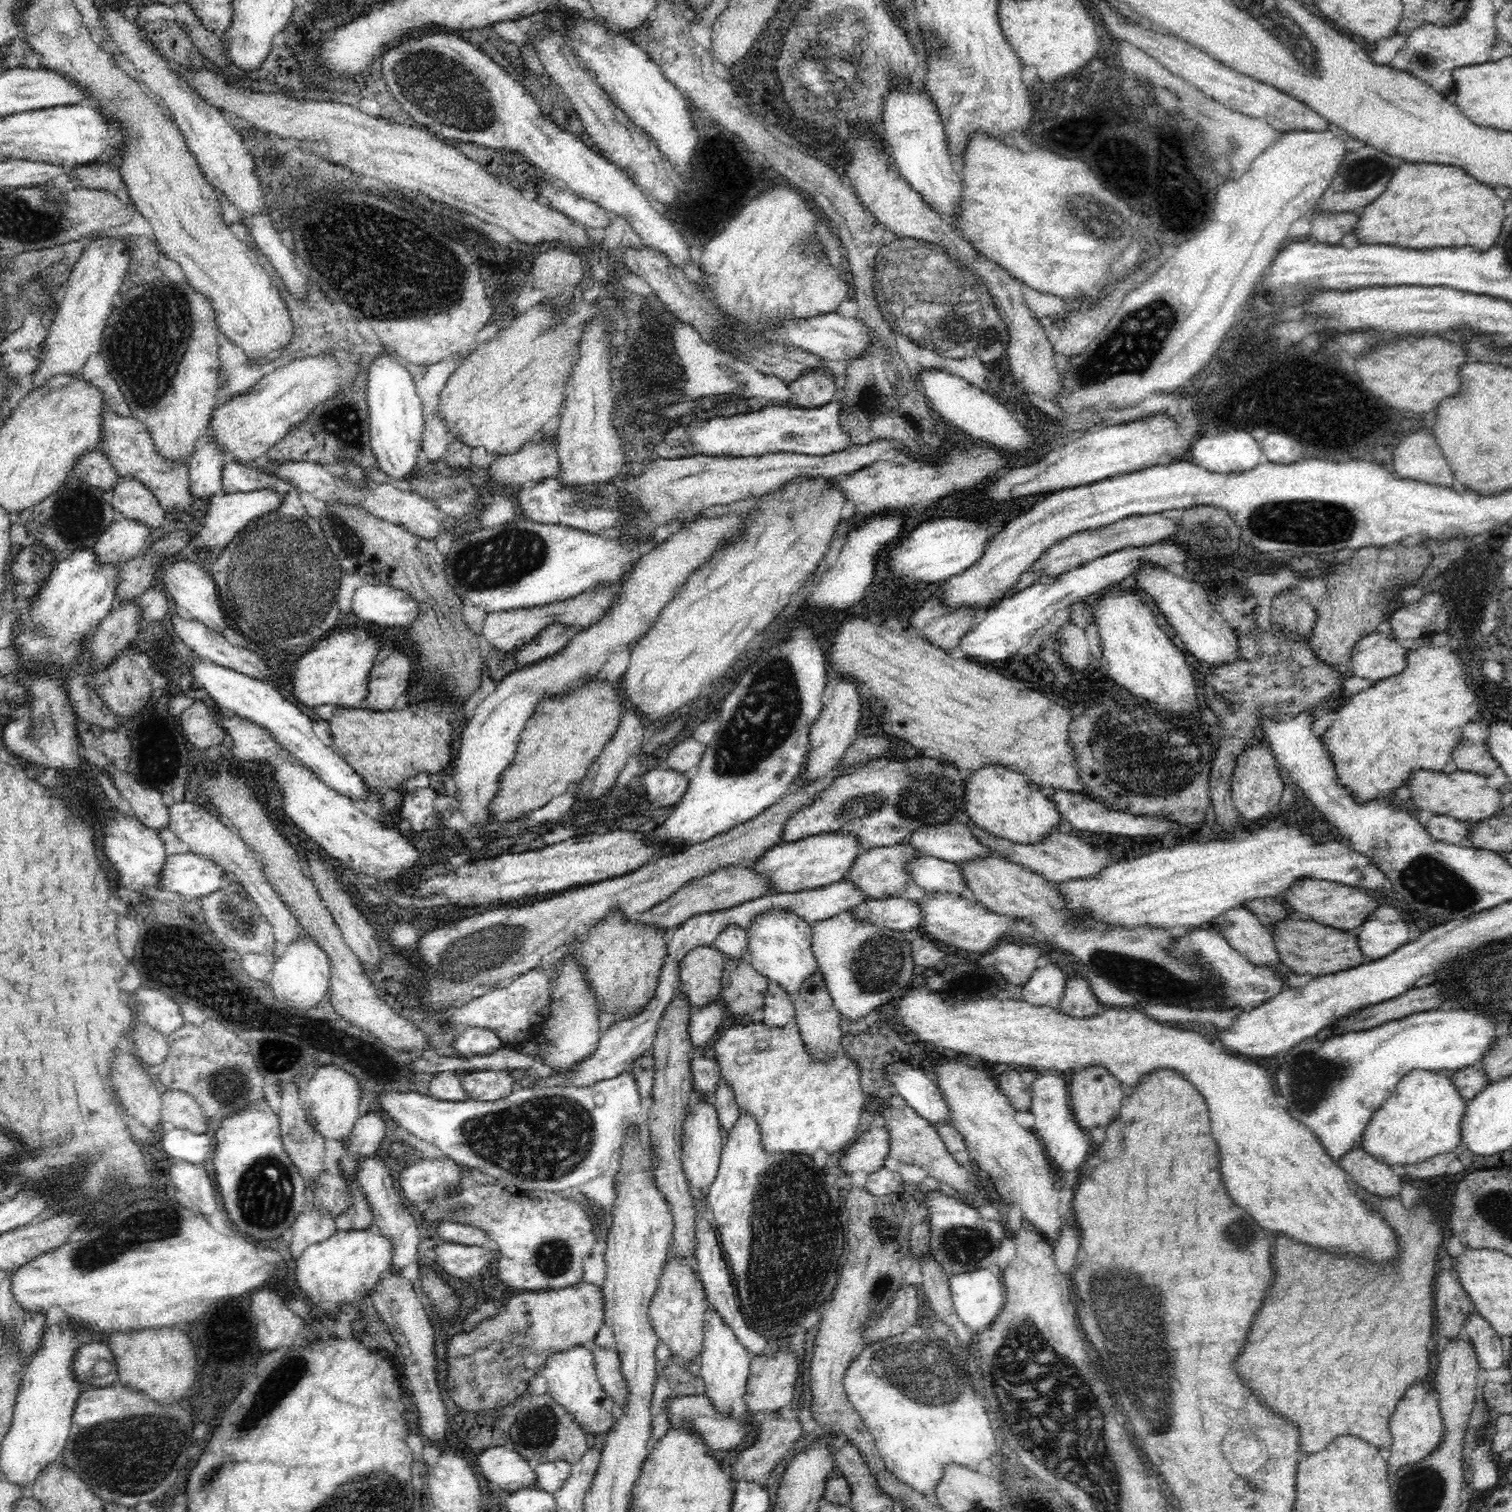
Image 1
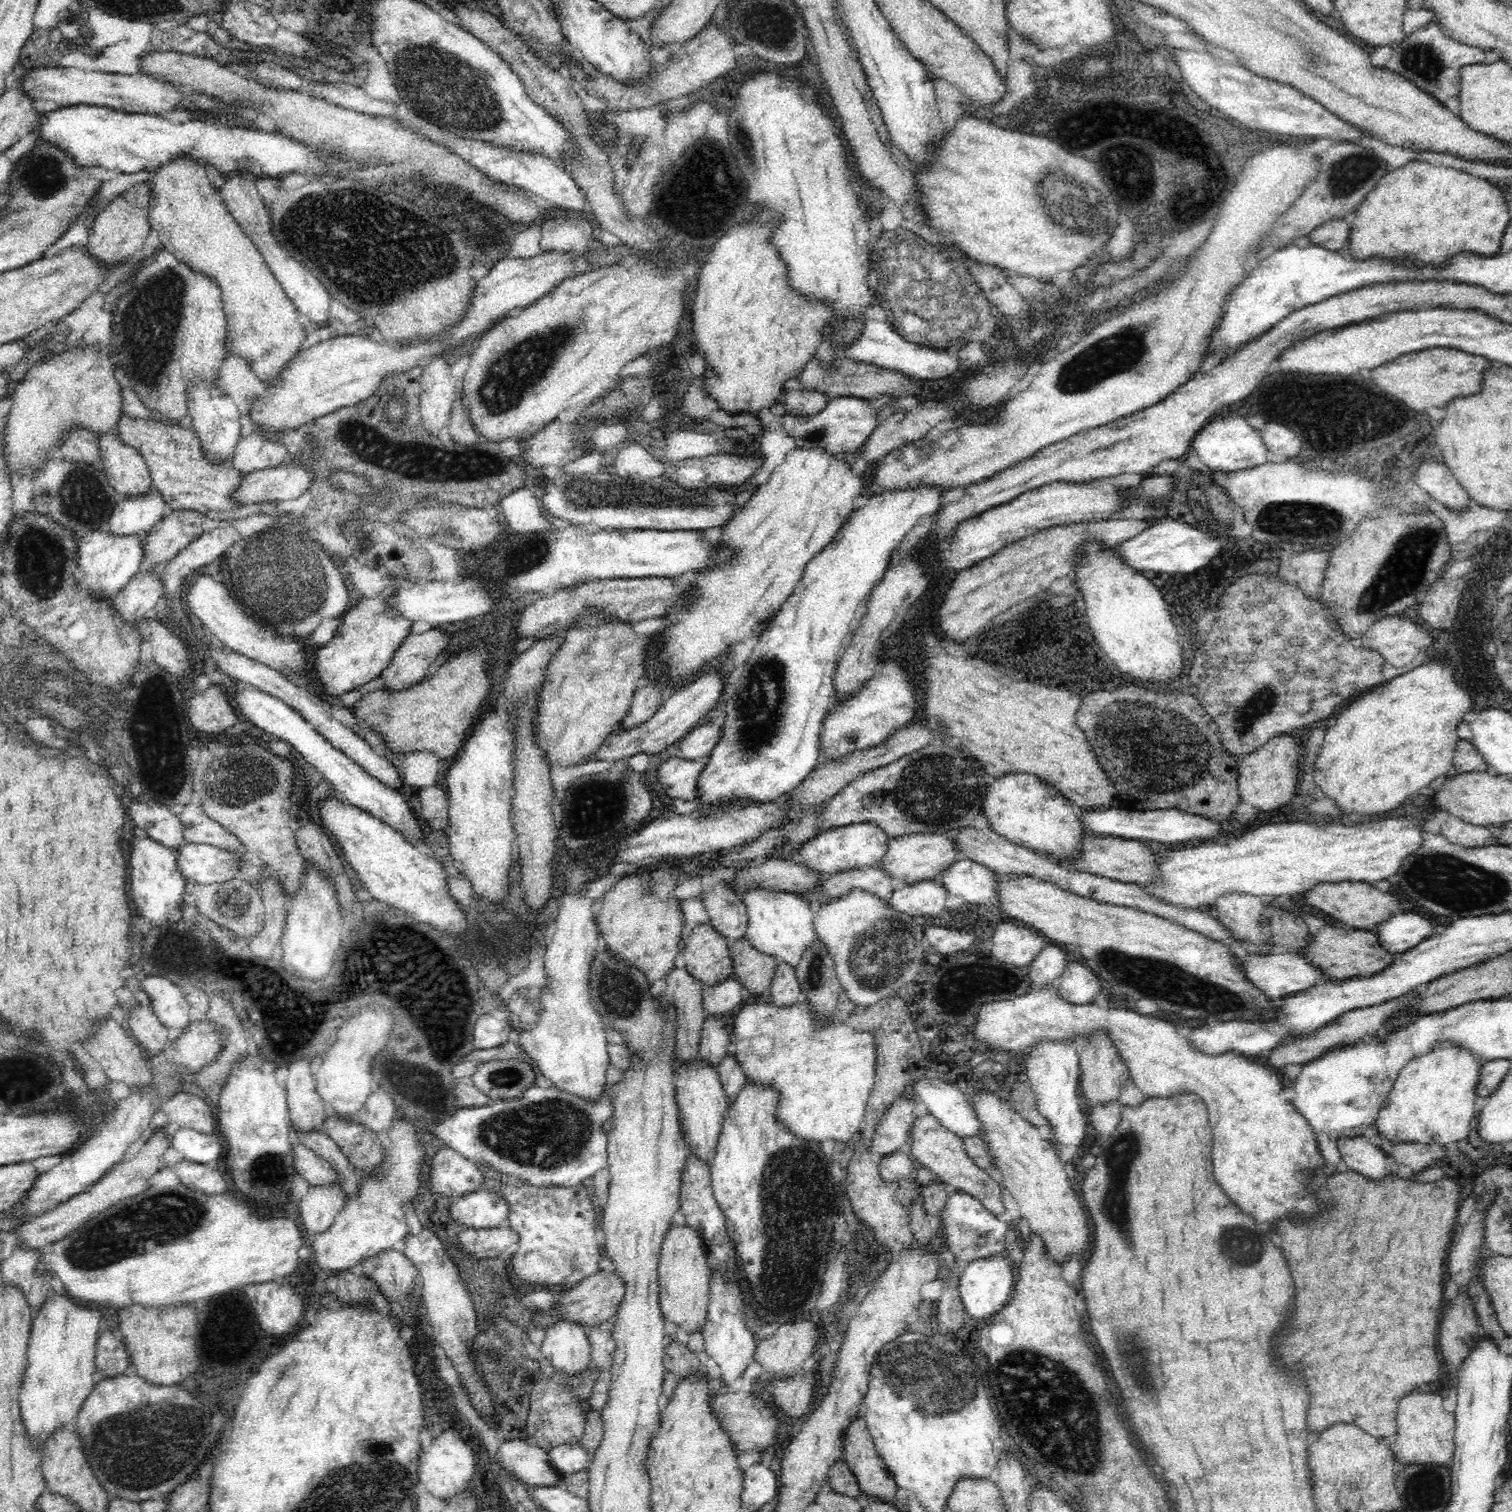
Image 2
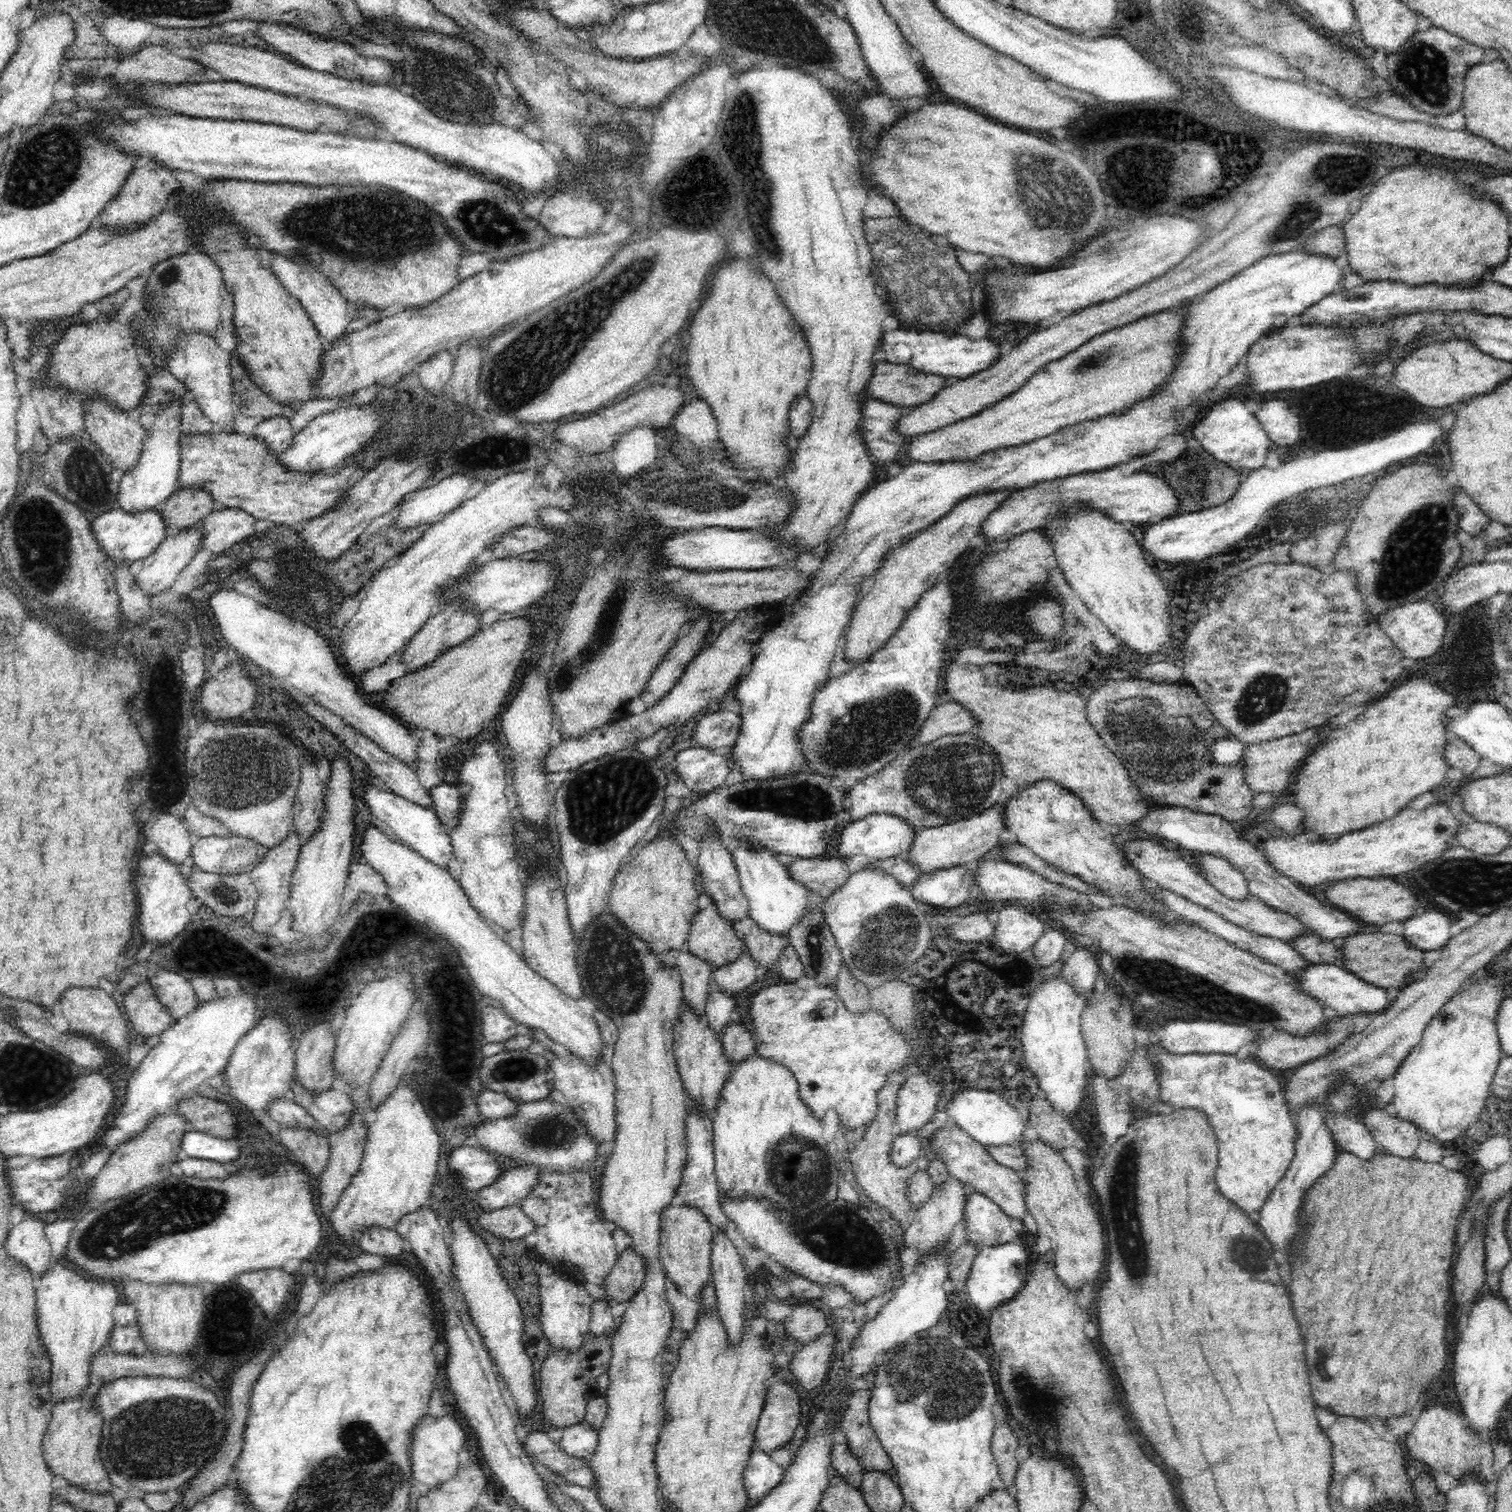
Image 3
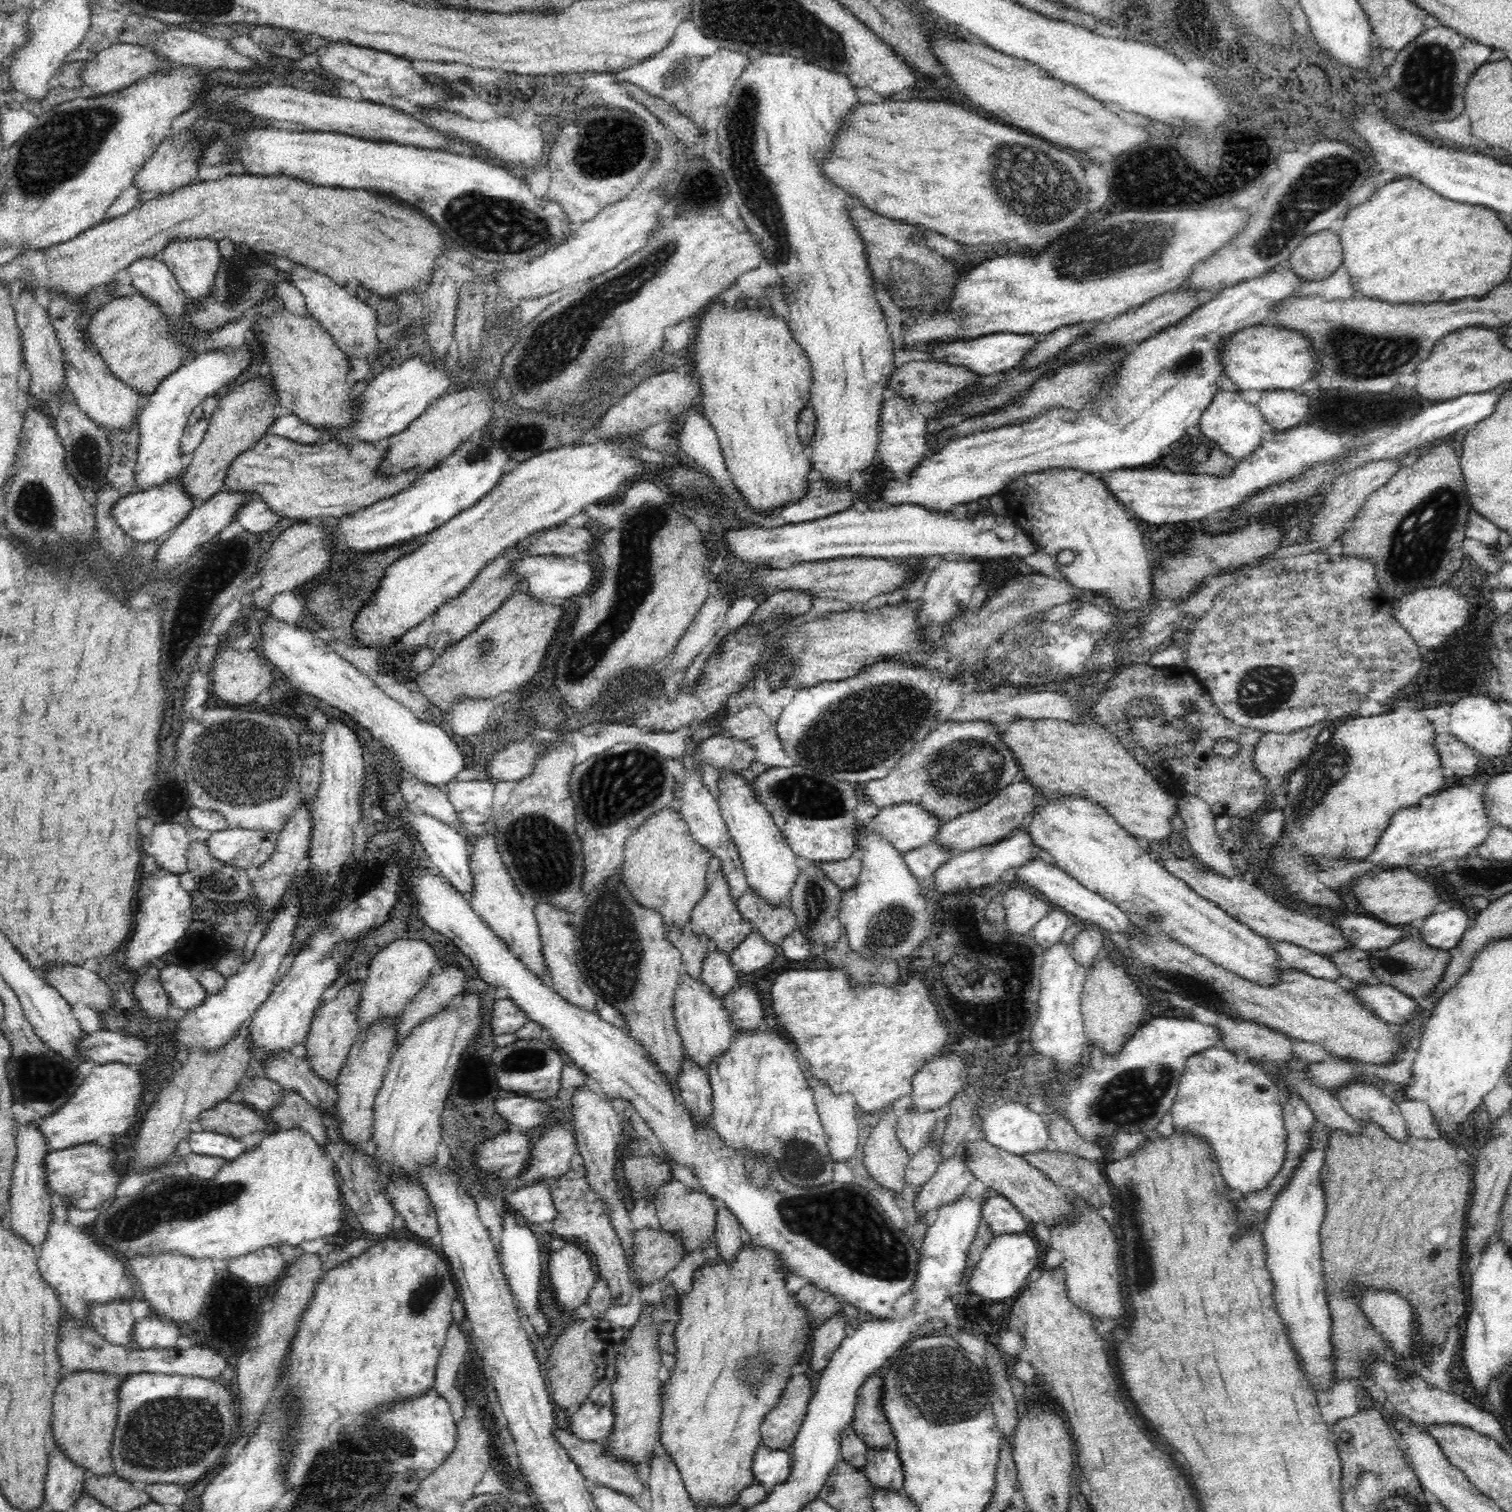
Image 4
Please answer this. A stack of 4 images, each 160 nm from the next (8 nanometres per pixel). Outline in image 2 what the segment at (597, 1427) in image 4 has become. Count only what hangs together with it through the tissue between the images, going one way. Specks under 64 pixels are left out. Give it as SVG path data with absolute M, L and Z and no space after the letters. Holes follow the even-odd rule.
M581 1441L560 1444L548 1450L549 1462L564 1477L572 1473L587 1470L592 1460L592 1455L581 1444Z

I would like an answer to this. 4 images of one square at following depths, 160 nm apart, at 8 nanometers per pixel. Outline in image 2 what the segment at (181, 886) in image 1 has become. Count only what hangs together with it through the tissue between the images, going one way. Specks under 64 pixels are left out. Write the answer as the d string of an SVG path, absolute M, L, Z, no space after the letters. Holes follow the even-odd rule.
M188 843L176 856L185 880L202 886L234 879L242 866L240 853L204 844Z

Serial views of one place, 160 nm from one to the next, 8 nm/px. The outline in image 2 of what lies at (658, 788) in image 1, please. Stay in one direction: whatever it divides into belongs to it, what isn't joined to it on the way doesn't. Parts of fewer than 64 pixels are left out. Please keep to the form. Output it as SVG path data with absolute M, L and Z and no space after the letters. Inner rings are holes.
M677 755L658 766L656 778L671 799L694 801L698 798L698 775L704 765Z

